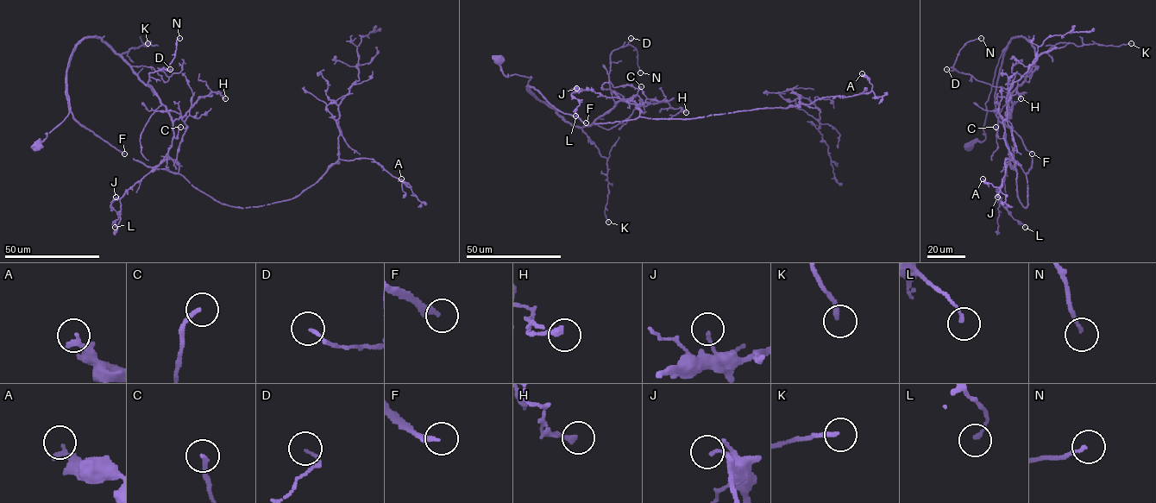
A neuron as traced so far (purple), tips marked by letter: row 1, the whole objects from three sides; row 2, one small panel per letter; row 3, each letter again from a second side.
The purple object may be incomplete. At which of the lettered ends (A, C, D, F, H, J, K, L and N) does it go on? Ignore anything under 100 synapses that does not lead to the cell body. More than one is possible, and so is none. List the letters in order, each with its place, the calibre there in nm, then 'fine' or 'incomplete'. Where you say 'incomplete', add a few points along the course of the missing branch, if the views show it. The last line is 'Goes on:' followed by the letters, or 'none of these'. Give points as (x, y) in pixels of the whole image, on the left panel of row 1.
A: place (401, 179); calibre 220 nm; fine
C: place (180, 127); calibre 180 nm; fine
D: place (170, 69); calibre 120 nm; fine
F: place (124, 154); calibre 200 nm; fine
H: place (225, 98); calibre 260 nm; fine
J: place (116, 197); calibre 120 nm; fine
K: place (147, 43); calibre 200 nm; fine
L: place (115, 227); calibre 140 nm; fine
N: place (179, 38); calibre 130 nm; fine
Goes on: none of these

